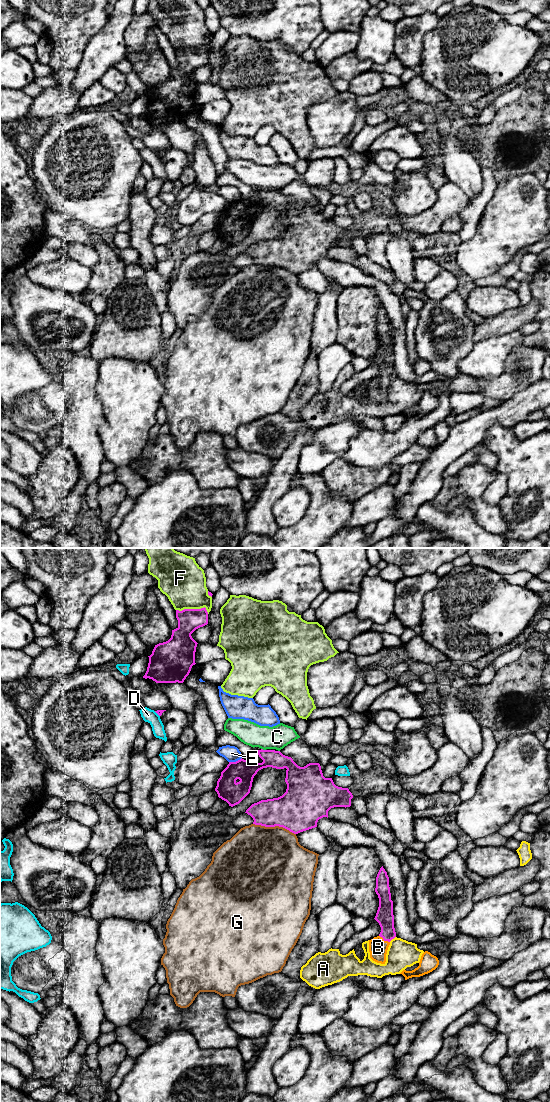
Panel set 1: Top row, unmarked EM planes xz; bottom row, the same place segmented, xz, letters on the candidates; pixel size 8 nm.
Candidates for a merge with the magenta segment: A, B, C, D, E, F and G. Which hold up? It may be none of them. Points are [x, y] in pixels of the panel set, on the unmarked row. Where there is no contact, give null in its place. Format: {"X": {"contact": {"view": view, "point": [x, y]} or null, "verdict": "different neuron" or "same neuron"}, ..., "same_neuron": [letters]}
{"A": {"contact": {"view": "xz", "point": [392, 378]}, "verdict": "different neuron"}, "B": {"contact": {"view": "xz", "point": [384, 380]}, "verdict": "same neuron"}, "C": {"contact": {"view": "xz", "point": [262, 189]}, "verdict": "different neuron"}, "D": {"contact": {"view": "xz", "point": [157, 153]}, "verdict": "different neuron"}, "E": {"contact": {"view": "xz", "point": [236, 201]}, "verdict": "different neuron"}, "F": {"contact": {"view": "xz", "point": [193, 49]}, "verdict": "different neuron"}, "G": {"contact": {"view": "xz", "point": [274, 266]}, "verdict": "different neuron"}, "same_neuron": ["B"]}

